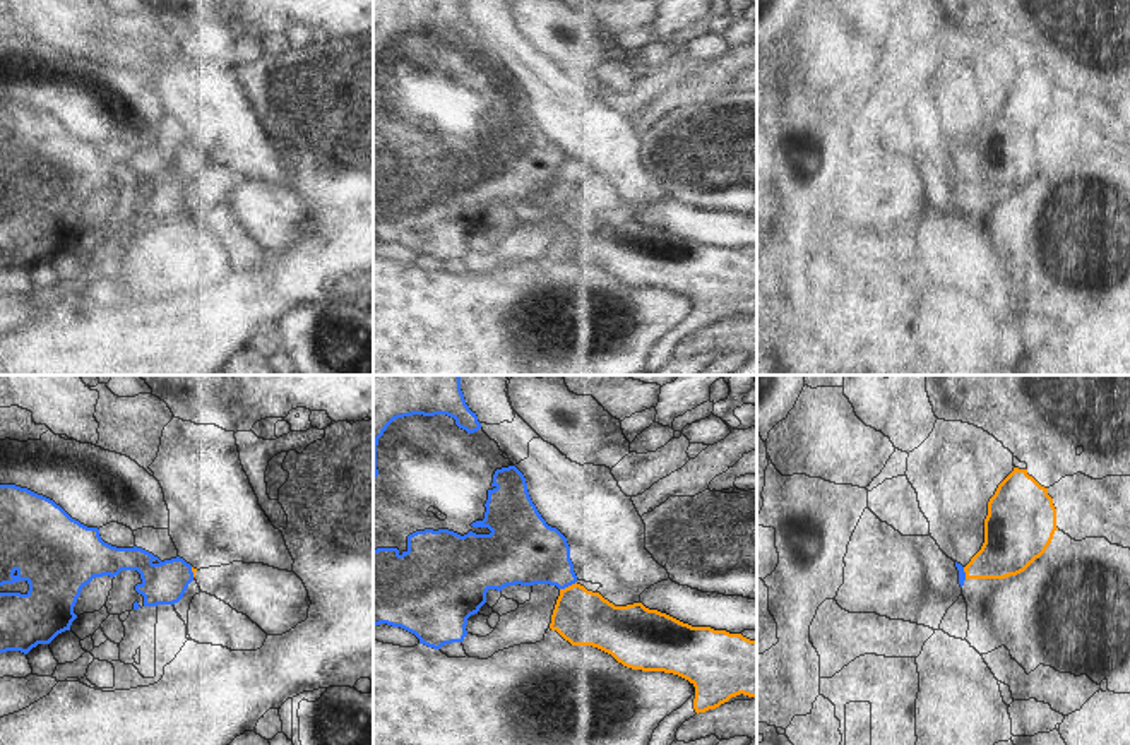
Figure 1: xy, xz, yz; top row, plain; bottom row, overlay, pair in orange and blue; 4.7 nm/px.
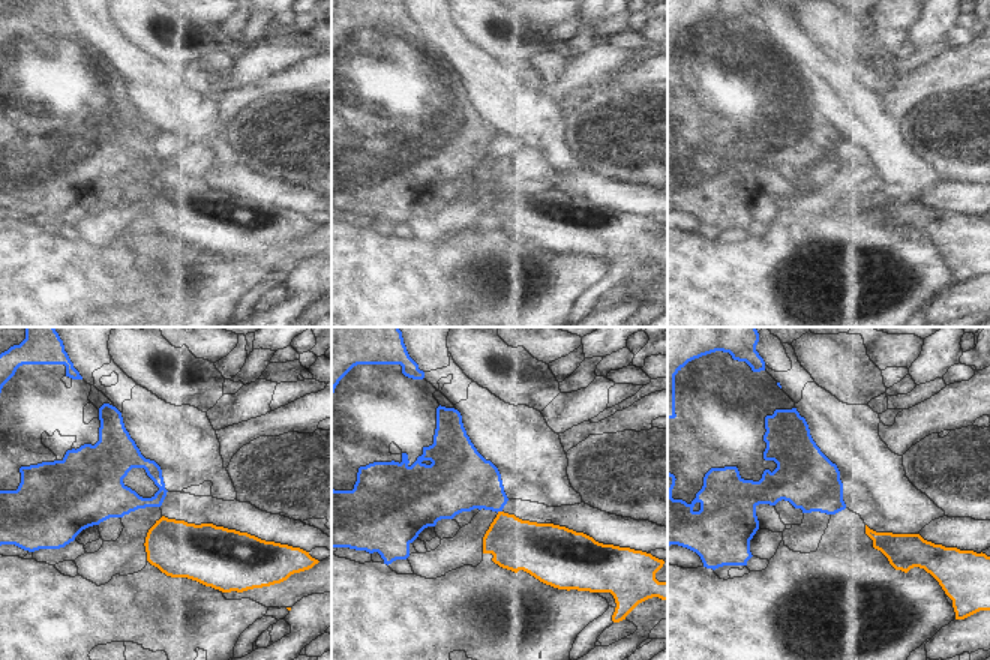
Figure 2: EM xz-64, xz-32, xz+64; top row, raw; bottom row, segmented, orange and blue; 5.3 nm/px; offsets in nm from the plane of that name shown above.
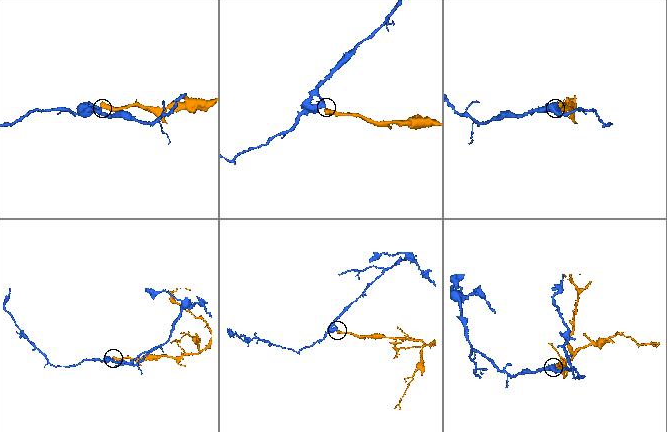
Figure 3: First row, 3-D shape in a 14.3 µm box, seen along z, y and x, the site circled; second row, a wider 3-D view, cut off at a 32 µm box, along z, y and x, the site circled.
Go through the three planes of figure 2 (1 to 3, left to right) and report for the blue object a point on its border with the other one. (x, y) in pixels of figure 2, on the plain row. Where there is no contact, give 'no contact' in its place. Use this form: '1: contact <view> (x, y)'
1: no contact
2: contact xz-32 (498, 176)
3: no contact

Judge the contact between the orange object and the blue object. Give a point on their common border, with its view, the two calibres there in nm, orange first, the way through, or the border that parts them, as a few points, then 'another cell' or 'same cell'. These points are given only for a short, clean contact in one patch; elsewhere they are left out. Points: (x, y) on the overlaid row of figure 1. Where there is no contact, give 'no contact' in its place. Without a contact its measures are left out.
xz (569, 586) | 260/320 nm | another cell

